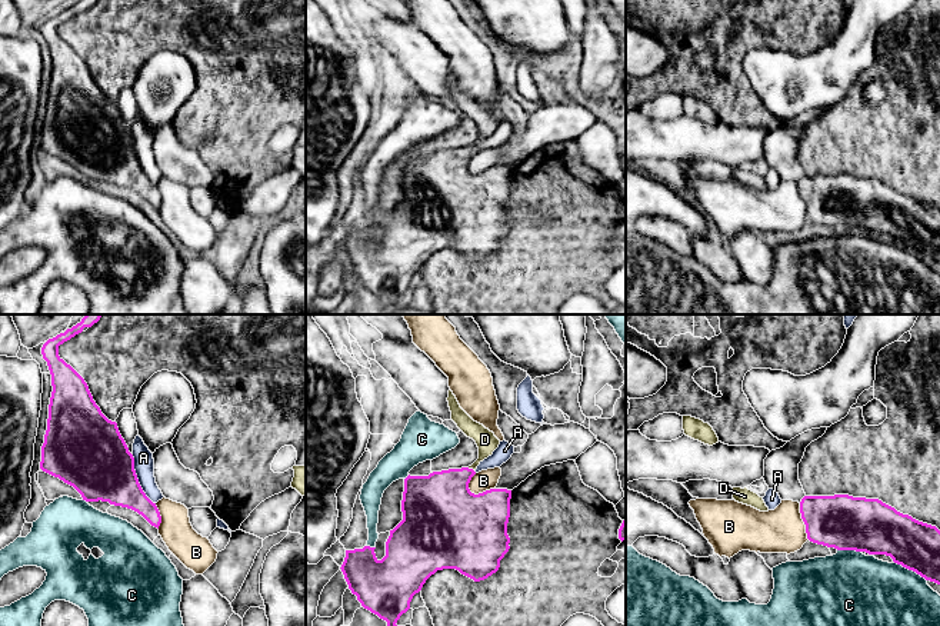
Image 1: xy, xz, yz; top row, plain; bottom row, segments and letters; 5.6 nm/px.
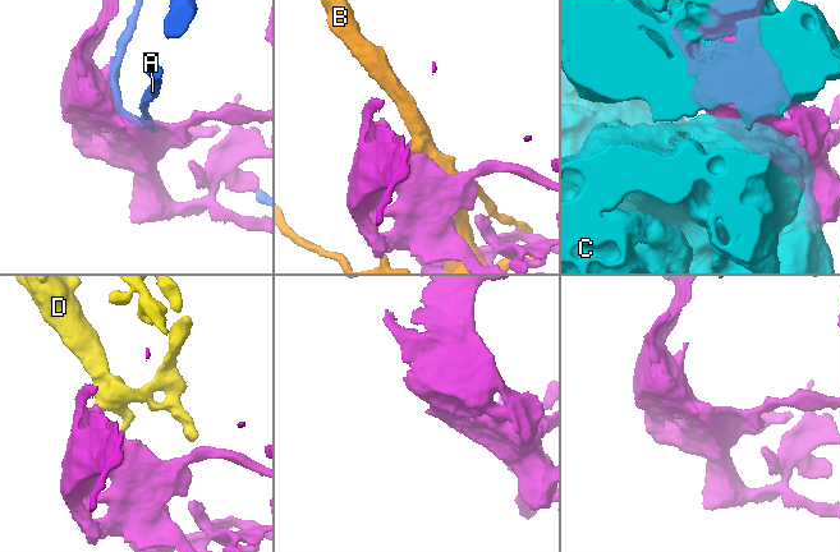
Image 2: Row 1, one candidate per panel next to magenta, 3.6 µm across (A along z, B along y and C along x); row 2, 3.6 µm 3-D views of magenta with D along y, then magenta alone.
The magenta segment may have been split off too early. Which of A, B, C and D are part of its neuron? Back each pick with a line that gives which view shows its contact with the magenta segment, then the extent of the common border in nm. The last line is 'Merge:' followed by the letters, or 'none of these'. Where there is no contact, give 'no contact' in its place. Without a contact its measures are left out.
D: xz | 40 nm
Merge: D

